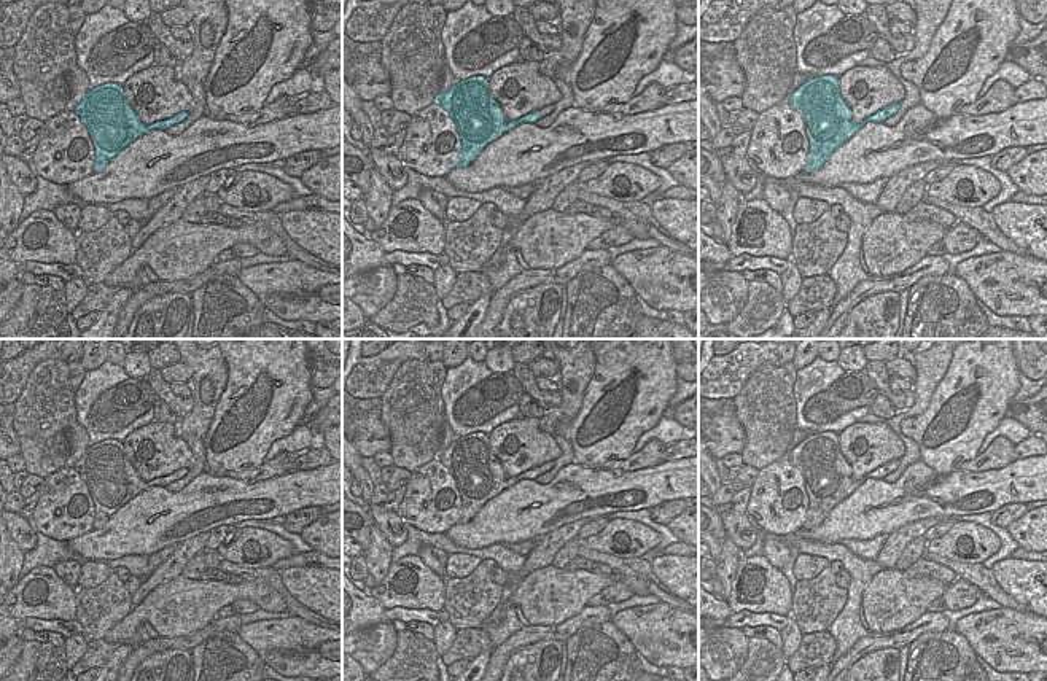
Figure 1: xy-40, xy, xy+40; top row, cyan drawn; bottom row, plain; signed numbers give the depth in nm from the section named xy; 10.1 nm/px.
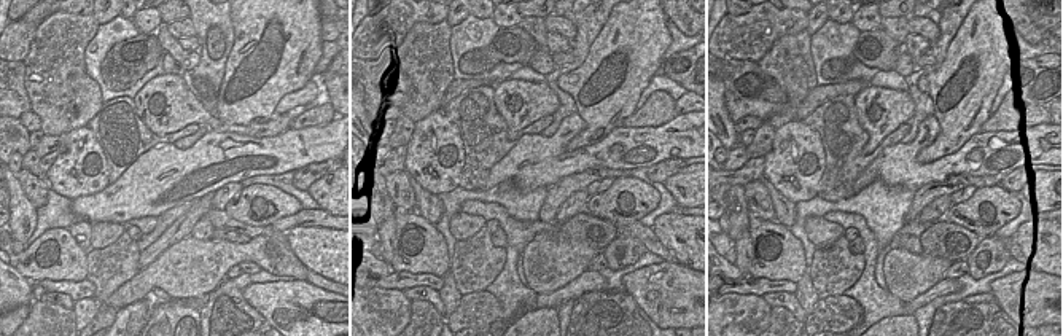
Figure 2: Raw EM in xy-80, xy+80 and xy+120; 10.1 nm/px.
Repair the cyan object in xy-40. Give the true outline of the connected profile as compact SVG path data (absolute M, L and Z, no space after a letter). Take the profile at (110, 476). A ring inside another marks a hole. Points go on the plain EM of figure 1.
M118 439L91 444L75 468L95 496L94 530L102 528L113 514L143 490L165 487L189 473L189 468L180 468L169 476L143 481L129 461L124 442Z

